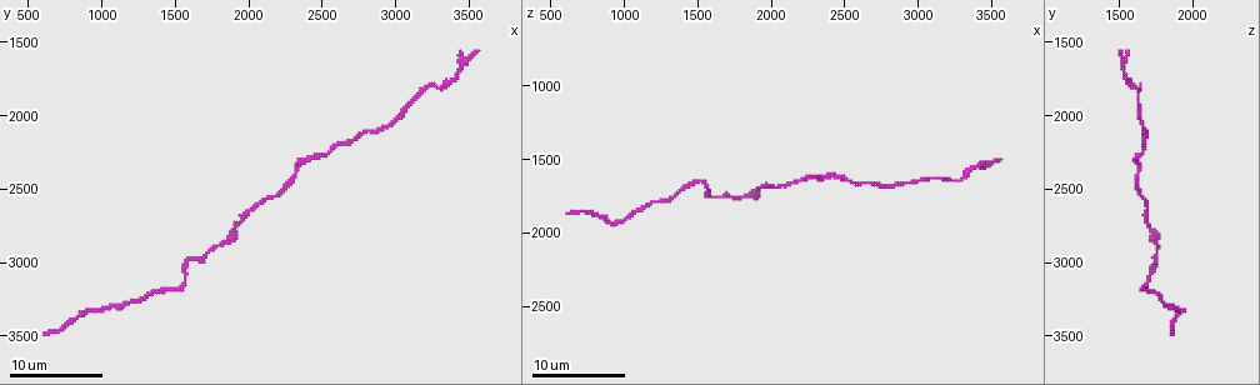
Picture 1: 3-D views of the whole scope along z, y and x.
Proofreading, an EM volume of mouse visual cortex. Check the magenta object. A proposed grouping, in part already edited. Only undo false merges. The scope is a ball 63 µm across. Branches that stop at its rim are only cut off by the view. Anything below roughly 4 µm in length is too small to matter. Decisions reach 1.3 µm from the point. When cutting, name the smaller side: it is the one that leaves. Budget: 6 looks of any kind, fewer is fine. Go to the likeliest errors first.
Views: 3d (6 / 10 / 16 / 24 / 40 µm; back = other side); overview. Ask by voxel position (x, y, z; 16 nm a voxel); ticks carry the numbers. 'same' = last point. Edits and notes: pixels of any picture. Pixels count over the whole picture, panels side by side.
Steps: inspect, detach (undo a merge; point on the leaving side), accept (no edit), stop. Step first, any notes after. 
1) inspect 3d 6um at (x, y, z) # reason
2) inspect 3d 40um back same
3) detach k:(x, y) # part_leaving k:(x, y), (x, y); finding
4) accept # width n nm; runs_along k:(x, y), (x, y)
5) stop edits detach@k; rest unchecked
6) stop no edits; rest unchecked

inspect 3d 16um at (1520, 3200, 1660) # thick turns thin

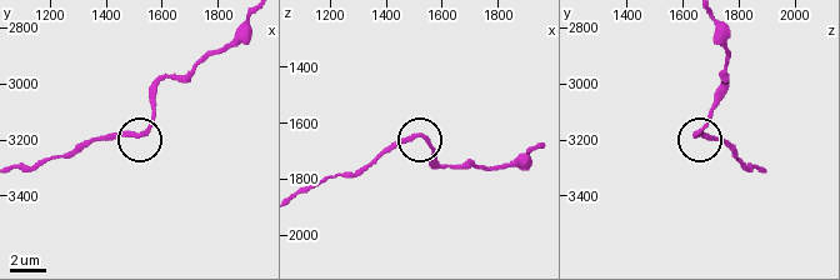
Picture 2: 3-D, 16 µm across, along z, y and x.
accept # width 260 nm; runs_along 2:(249, 20), (194, 70), (161, 79), (144, 133), (91, 136); all the same cell

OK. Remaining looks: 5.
inspect 3d 16um at (2040, 2600, 1680)

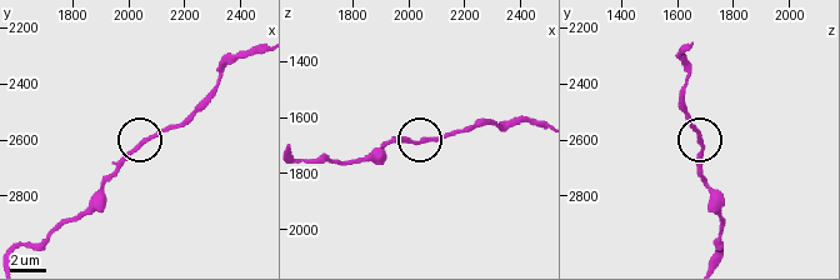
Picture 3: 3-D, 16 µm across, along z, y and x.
inspect 3d 16um back at (2060, 2610, 1680)

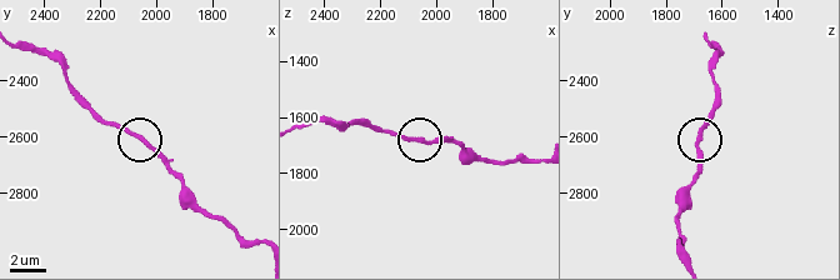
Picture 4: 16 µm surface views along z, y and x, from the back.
accept # width 230 nm; all the same cell

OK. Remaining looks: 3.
inspect 3d 10um at (3320, 1820, 1600) # thick turns thin

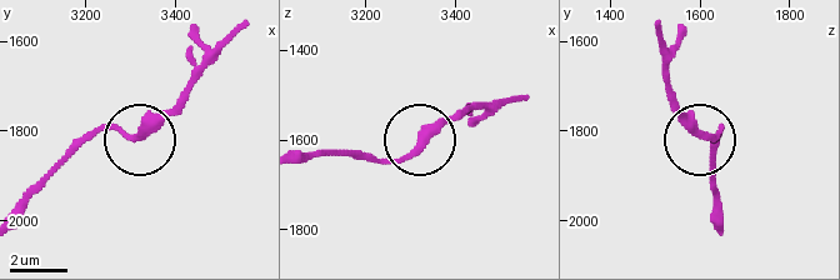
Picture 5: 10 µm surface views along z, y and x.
accept # one cell here

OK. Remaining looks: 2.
stop no edits; rest unchecked

